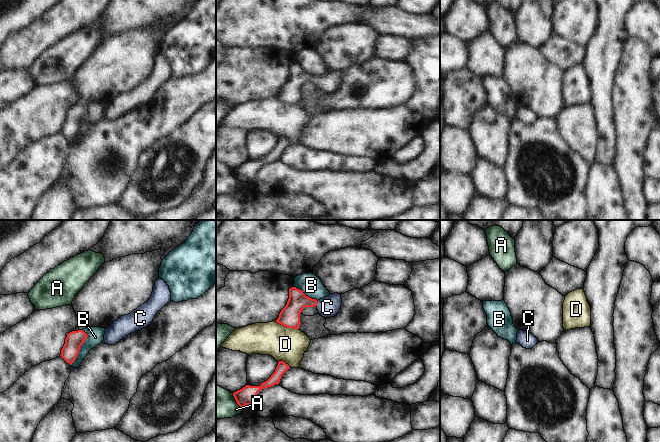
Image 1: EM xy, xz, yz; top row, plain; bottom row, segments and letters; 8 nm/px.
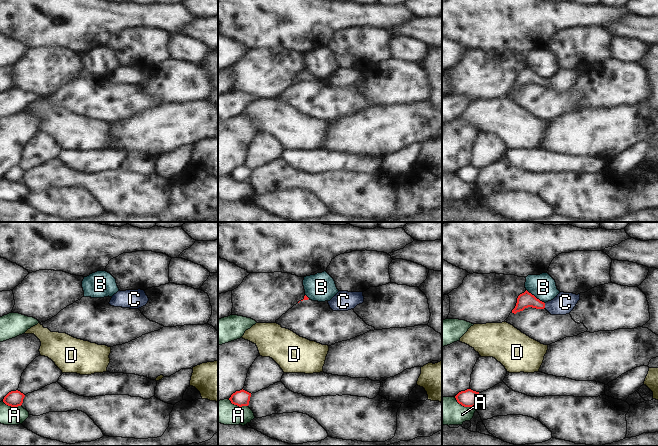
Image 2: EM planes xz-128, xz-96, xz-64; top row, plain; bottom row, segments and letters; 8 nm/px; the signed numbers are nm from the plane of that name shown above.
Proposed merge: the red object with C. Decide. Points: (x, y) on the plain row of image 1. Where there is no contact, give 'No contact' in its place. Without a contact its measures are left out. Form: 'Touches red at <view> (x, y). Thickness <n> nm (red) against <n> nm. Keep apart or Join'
Touches red at xz (316, 80). Thickness 160 nm (red) against 160 nm. Join.

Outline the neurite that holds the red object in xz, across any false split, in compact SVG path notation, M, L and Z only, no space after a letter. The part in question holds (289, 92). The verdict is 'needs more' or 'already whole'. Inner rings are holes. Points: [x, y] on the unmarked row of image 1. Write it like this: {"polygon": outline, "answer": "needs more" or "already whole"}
{"polygon": "M292 63L289 65L289 75L281 86L277 99L287 103L299 105L300 89L305 83L317 83L318 89L324 94L337 91L342 80L341 70L334 69L316 76L306 72L302 66Z", "answer": "needs more"}

